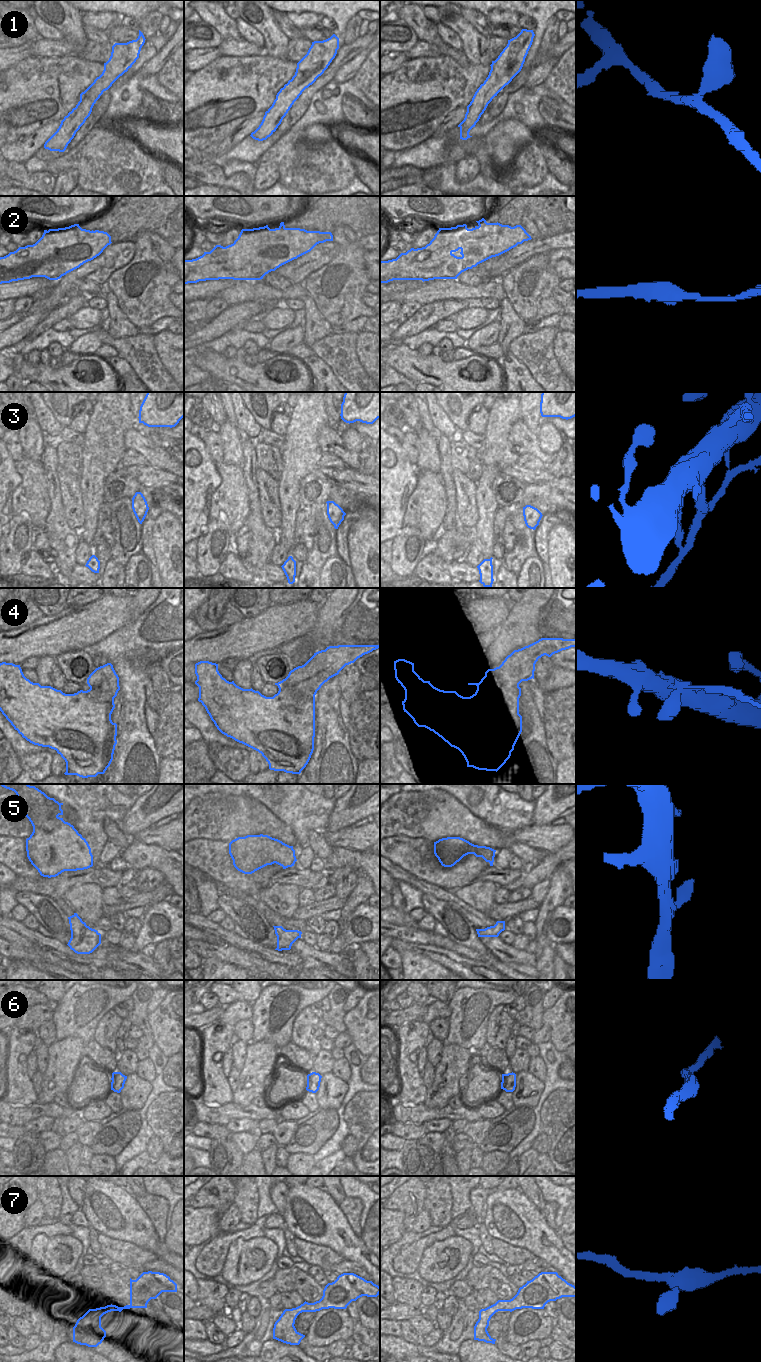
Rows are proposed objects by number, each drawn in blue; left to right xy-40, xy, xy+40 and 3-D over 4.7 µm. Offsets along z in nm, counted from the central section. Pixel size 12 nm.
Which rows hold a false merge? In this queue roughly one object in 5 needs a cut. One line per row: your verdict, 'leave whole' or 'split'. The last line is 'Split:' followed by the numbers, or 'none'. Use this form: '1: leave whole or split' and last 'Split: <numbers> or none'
1: leave whole
2: leave whole
3: split
4: split
5: leave whole
6: leave whole
7: leave whole
Split: 3, 4

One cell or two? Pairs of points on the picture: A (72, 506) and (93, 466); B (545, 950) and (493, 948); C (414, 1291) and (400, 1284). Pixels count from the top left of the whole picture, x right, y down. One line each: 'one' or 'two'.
A: two
B: two
C: one

